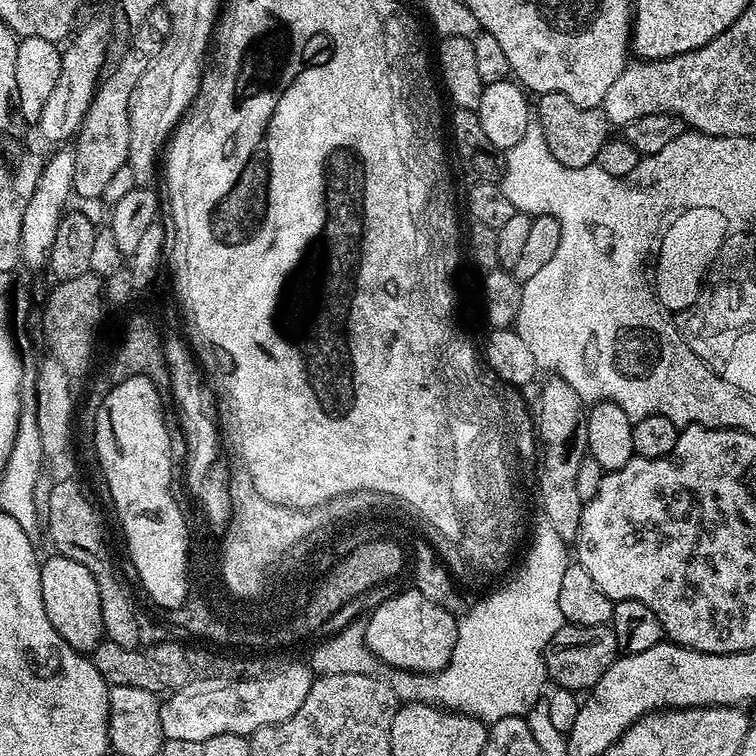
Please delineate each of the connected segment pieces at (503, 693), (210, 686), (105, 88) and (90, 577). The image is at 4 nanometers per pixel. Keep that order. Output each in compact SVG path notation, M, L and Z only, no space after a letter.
M541 523L528 548L520 576L490 593L484 604L473 603L459 617L456 625L458 642L450 662L442 671L421 674L392 670L387 673L388 685L394 690L397 701L433 703L449 710L467 712L489 726L502 718L527 717L545 691L544 652L550 638L554 638L566 623L562 610L558 610L562 574L566 574L570 563L569 549L567 552L564 548L567 548L565 541L554 534L549 524Z
M290 662L284 668L261 674L256 683L233 684L231 687L220 683L193 684L190 688L175 689L163 697L160 706L160 721L165 740L178 738L198 742L214 738L218 734L238 734L251 737L262 726L286 722L298 706L306 702L314 673L307 663Z
M161 6L150 10L147 20L135 29L136 37L132 45L124 52L124 57L117 62L112 73L99 83L95 96L89 102L85 118L80 130L74 138L74 182L72 190L87 202L99 201L104 195L110 178L123 164L128 162L130 150L130 98L134 94L134 86L138 86L142 74L154 62L154 58L162 50L166 38L170 34L172 16L167 7Z
M52 554L45 564L43 561L39 565L38 586L42 590L44 619L58 630L60 637L66 638L69 649L91 654L105 639L102 598L98 598L98 582L94 582L94 574L90 574L82 562L74 562L74 558Z

